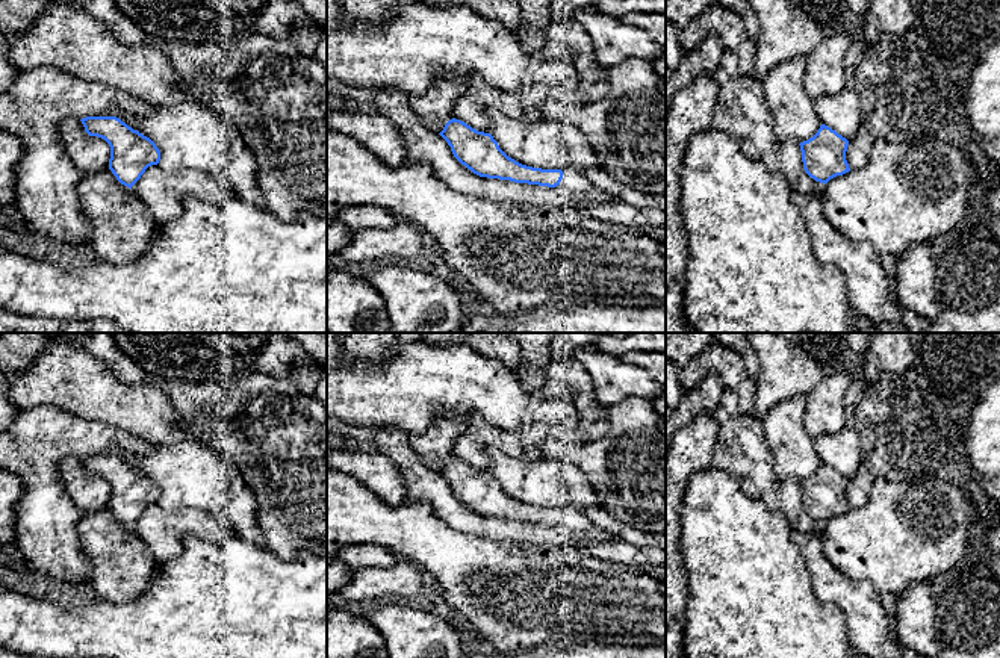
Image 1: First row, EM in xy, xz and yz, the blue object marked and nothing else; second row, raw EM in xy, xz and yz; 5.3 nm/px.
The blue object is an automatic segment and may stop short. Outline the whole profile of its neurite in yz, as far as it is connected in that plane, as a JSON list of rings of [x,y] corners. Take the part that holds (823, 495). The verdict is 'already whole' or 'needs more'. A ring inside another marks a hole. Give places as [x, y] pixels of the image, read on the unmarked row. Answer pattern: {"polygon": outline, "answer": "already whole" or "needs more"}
{"polygon": [[[821,463],[817,472],[799,483],[805,511],[820,522],[850,510],[846,499],[849,480]]], "answer": "already whole"}

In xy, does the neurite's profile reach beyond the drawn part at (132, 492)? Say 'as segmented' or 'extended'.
as segmented

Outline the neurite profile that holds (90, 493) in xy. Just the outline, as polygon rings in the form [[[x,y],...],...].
[[[64,458],[59,466],[59,475],[80,513],[94,513],[109,507],[109,483],[101,476],[89,475],[80,458]]]

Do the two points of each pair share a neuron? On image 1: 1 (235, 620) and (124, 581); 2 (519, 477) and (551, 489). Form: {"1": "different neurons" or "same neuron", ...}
{"1": "different neurons", "2": "same neuron"}

